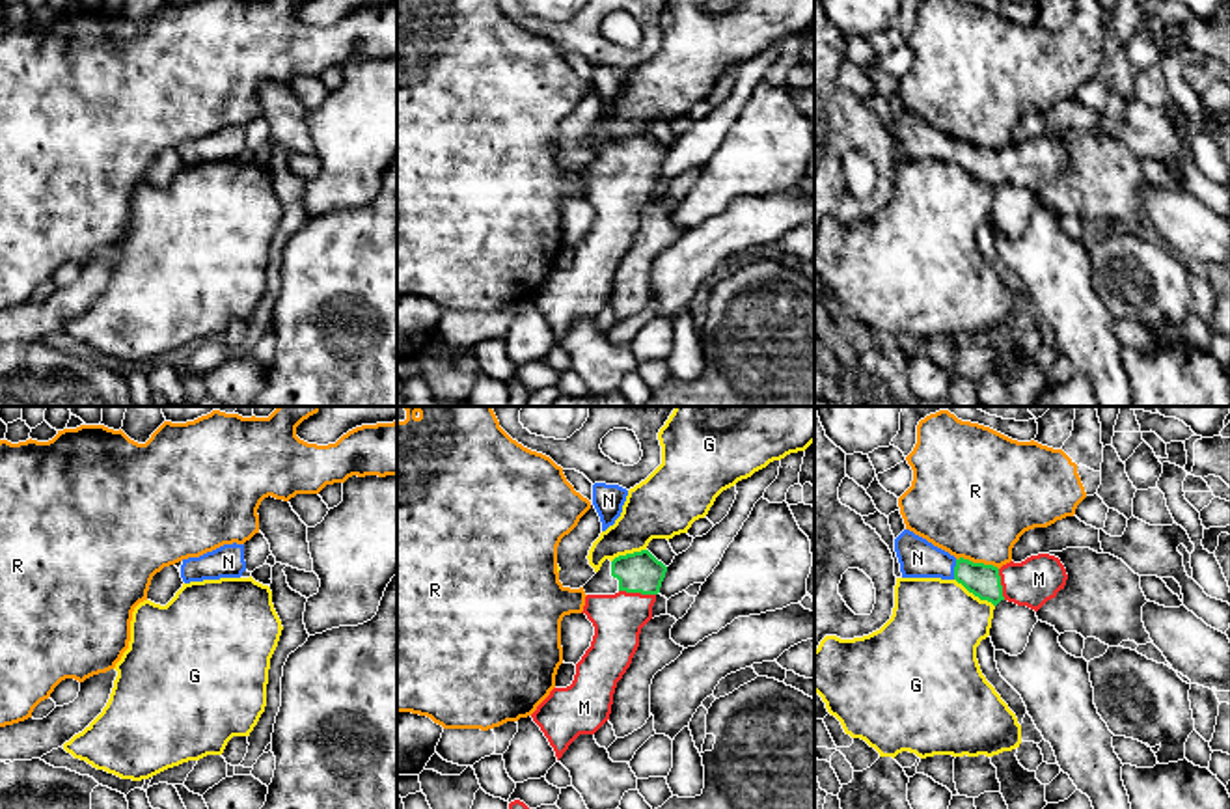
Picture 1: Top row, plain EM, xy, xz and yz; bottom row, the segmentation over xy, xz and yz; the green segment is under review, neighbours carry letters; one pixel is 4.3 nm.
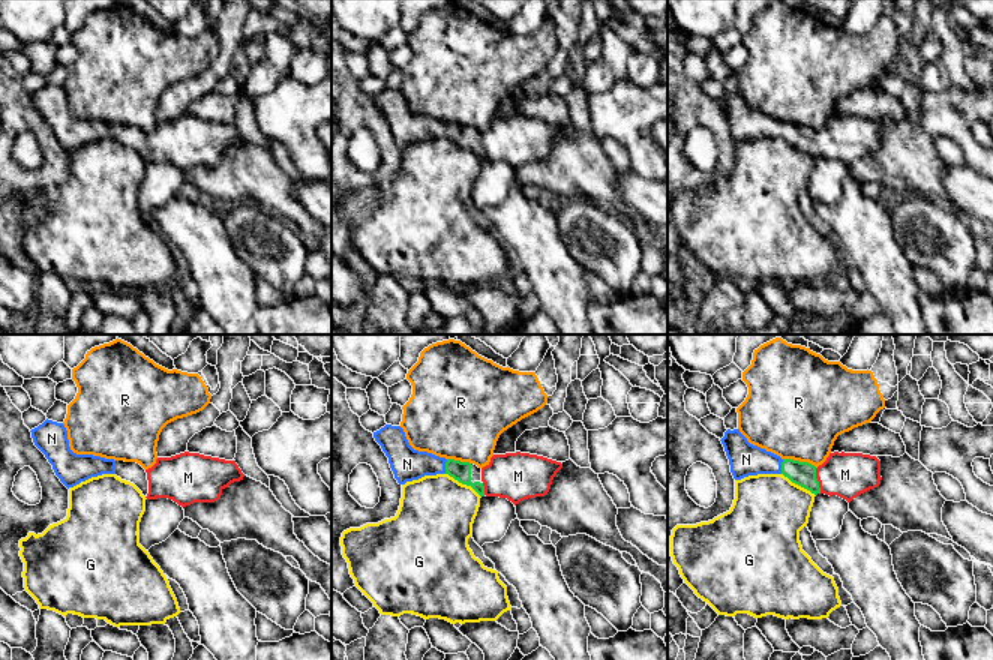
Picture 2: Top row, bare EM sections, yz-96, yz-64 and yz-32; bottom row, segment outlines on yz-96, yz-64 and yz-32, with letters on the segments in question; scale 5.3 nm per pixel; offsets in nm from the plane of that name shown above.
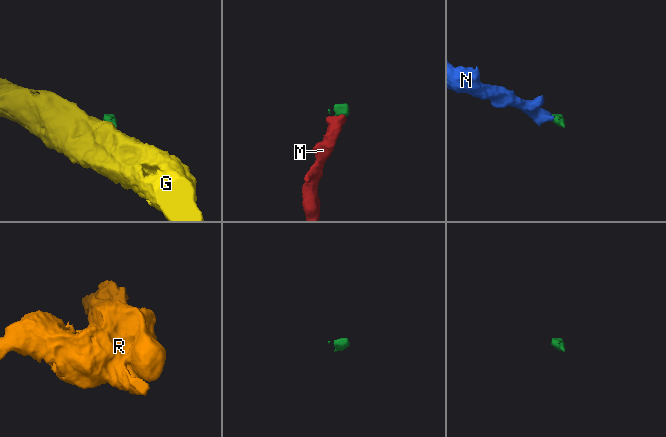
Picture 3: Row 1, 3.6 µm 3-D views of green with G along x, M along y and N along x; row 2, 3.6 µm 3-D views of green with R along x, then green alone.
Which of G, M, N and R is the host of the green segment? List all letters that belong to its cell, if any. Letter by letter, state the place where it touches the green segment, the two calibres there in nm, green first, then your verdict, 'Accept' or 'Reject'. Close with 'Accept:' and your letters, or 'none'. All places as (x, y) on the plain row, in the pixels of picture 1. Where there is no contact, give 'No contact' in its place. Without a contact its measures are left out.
G: Touches green at yz (975, 178). Thickness 140 nm (green) against 400 nm. Reject
M: Touches green at xz (638, 174). Thickness 180 nm (green) against 220 nm. Accept
N: Touches green at yz (955, 151). Thickness 140 nm (green) against 170 nm. Accept
R: Touches green at yz (977, 146). Thickness 140 nm (green) against 460 nm. Reject
Accept: M, N

